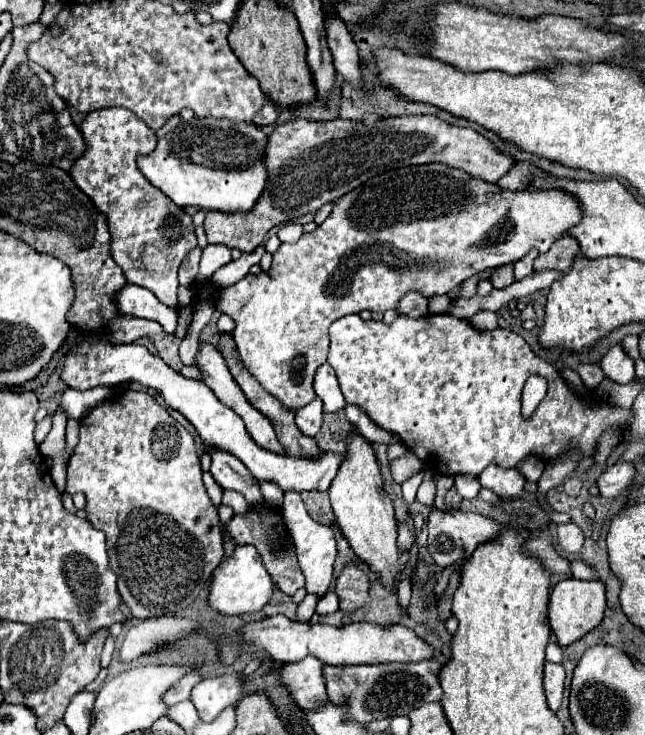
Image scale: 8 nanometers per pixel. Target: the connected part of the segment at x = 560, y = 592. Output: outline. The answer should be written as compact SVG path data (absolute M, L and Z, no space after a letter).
M561 580L549 598L549 626L561 646L569 646L601 624L605 612L605 584L601 580Z

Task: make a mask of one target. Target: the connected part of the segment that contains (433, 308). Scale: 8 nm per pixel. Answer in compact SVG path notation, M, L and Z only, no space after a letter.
M433 296L429 300L429 312L441 314L441 312L445 312L449 308L449 304L451 304L451 300L447 296Z

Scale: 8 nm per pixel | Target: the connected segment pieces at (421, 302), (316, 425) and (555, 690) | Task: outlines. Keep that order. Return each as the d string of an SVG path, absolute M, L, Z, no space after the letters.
M411 290L397 304L397 312L399 314L407 314L411 318L421 318L421 316L427 314L427 298L421 292Z
M315 398L311 404L295 412L295 424L305 436L315 436L321 428L321 418L323 418L323 402Z
M545 662L545 676L543 676L543 686L545 686L545 696L547 704L553 712L561 706L563 698L563 680L565 680L565 670L561 664L555 662Z

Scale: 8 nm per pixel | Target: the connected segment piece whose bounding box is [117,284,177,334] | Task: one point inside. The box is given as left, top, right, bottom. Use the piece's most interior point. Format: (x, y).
(133, 300)

